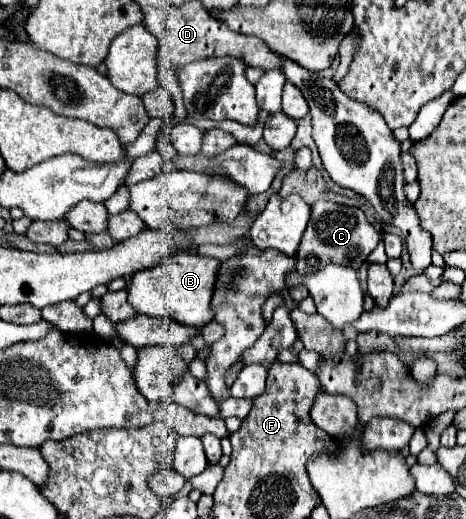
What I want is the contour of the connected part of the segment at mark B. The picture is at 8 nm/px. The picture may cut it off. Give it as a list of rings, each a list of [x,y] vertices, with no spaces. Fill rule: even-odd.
[[[172,253],[160,265],[154,265],[152,269],[142,269],[142,271],[134,273],[134,277],[130,279],[130,285],[128,285],[128,301],[142,315],[148,315],[148,317],[164,315],[164,317],[172,317],[174,321],[178,321],[182,325],[204,327],[214,319],[210,303],[212,303],[212,293],[214,293],[220,265],[222,265],[222,261],[212,259],[212,257],[202,257],[196,253]]]

